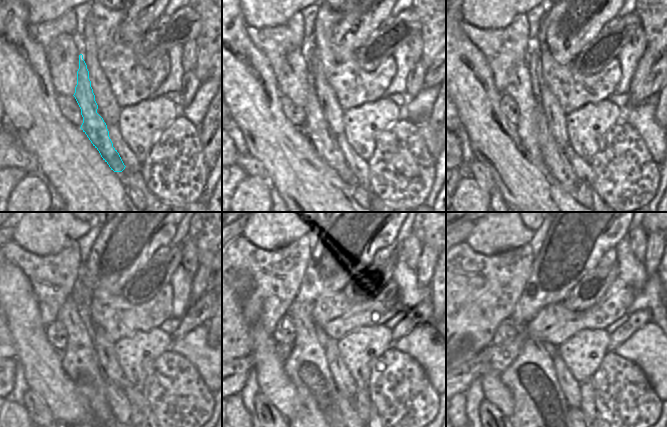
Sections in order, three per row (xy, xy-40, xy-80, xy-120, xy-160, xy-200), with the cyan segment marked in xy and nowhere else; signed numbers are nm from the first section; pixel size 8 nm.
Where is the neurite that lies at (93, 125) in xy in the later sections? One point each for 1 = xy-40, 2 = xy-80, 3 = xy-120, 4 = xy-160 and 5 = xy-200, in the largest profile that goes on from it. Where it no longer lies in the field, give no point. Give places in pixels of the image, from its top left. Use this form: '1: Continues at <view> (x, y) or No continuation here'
1: Continues at xy-40 (317, 129)
2: Continues at xy-80 (554, 157)
3: Continues at xy-120 (120, 406)
4: Continues at xy-160 (346, 405)
5: Continues at xy-200 (575, 415)

